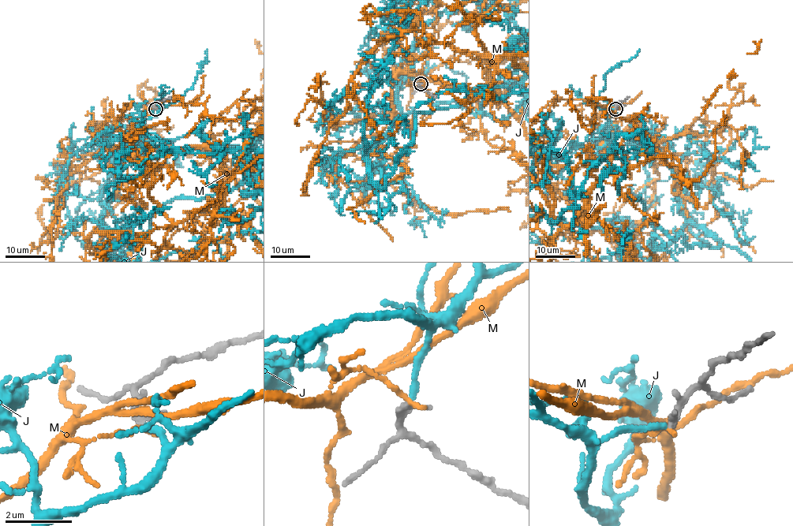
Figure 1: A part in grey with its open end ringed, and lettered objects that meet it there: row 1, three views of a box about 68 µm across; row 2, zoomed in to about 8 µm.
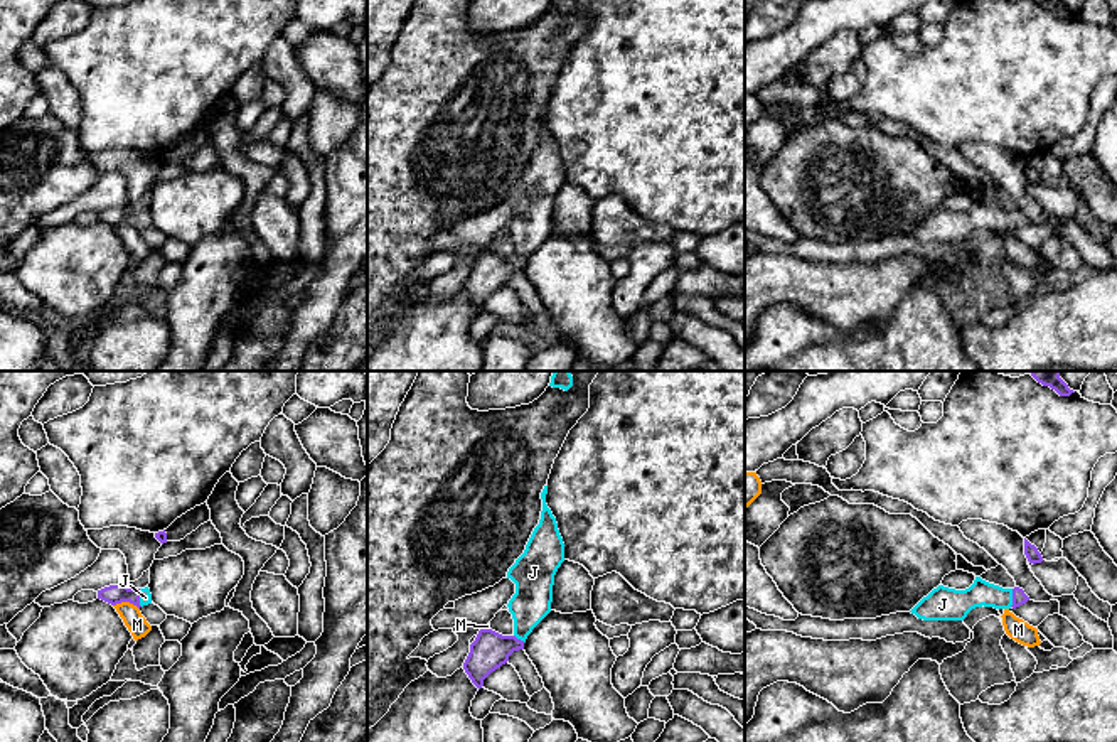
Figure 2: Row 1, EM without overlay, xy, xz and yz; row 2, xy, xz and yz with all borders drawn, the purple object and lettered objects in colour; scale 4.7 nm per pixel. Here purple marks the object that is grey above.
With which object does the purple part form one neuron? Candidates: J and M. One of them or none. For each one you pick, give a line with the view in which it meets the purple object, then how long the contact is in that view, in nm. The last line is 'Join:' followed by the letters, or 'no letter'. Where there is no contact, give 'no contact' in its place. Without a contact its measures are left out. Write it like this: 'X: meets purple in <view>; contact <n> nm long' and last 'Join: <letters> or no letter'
J: meets purple in xy; contact 90 nm long
Join: J

